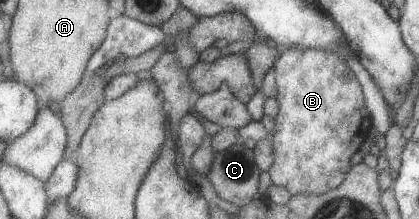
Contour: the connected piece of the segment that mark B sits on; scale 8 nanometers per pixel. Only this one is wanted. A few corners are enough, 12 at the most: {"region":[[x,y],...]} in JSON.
{"region":[[279,51],[276,190],[320,196],[372,132],[339,53]]}

